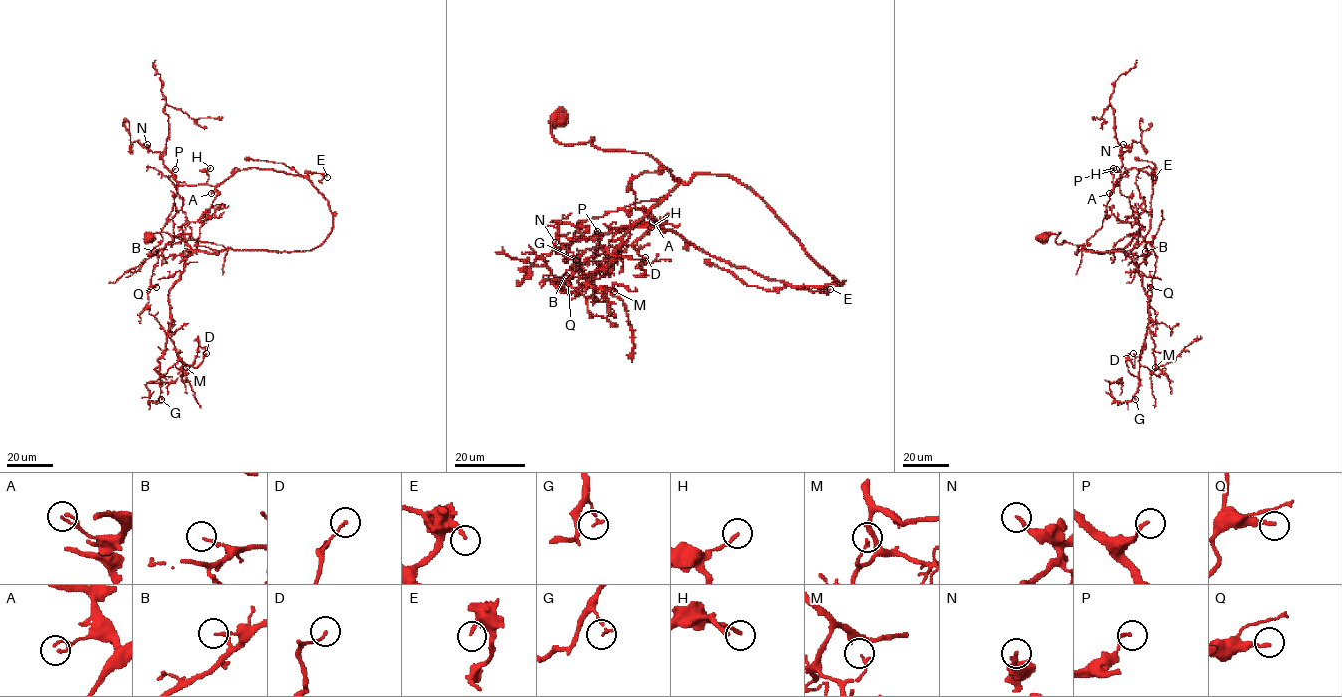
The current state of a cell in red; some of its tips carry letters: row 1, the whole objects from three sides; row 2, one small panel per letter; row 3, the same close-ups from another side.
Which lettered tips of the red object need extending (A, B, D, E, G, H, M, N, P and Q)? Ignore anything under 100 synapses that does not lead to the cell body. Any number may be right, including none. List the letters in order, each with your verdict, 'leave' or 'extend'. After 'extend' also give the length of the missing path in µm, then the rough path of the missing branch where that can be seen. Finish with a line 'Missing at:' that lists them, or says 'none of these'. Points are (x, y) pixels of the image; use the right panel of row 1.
A: leave
B: leave
D: leave
E: leave
G: leave
H: leave
M: leave
N: leave
P: leave
Q: leave
Missing at: none of these

